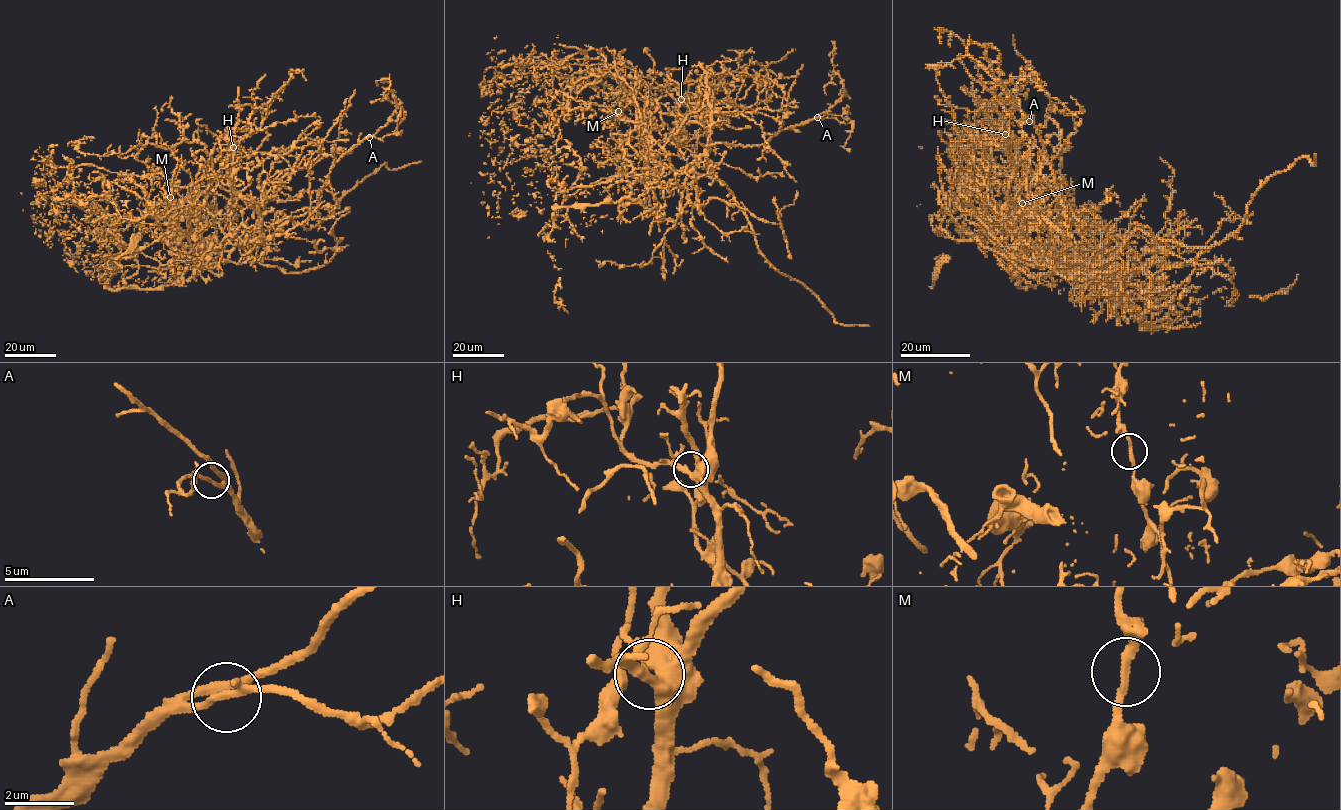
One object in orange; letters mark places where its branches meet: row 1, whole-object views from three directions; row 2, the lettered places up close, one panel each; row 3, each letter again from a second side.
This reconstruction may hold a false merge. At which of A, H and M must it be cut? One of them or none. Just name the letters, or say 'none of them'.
M

